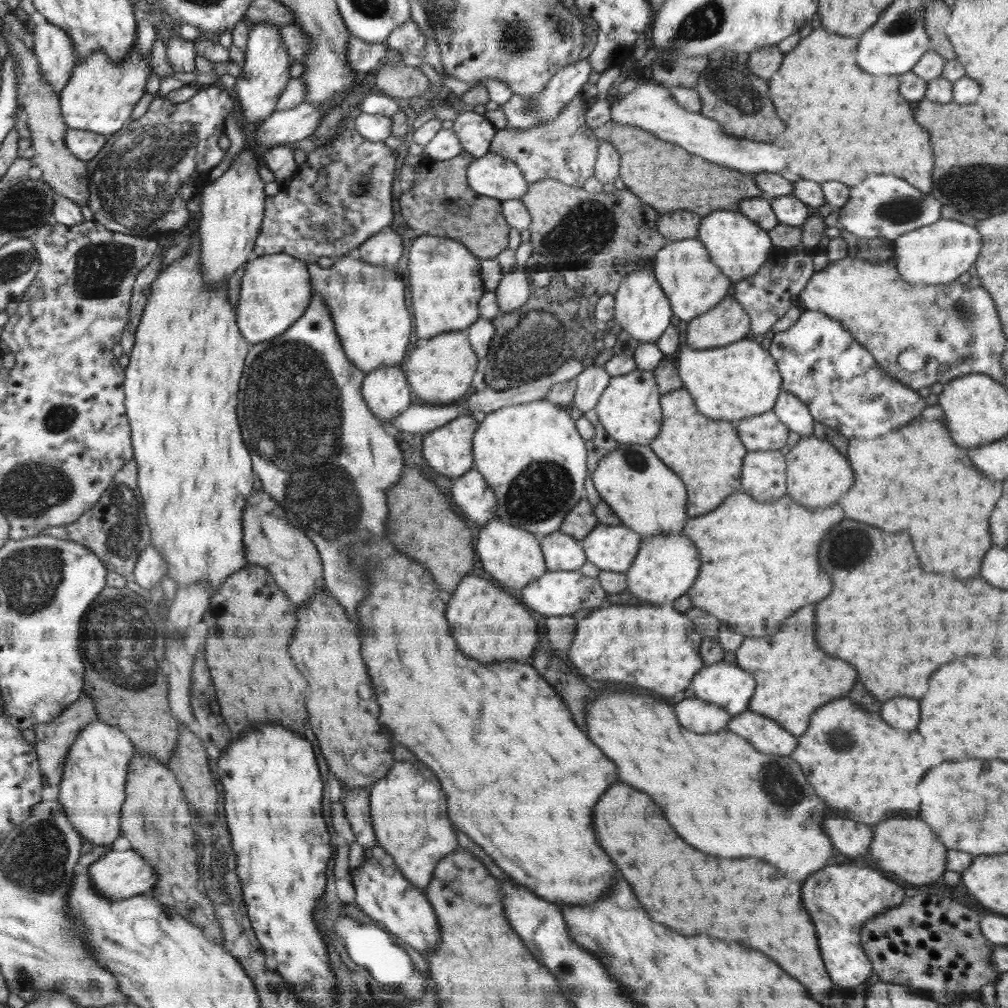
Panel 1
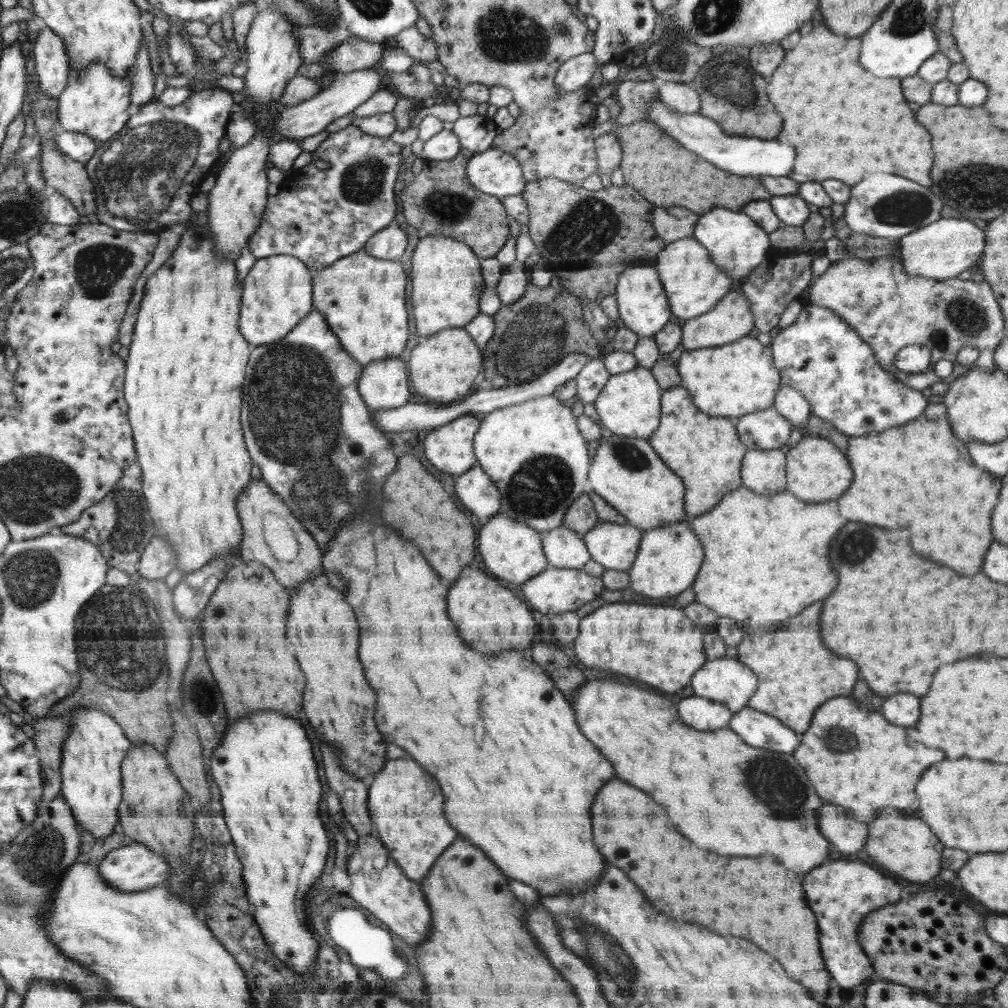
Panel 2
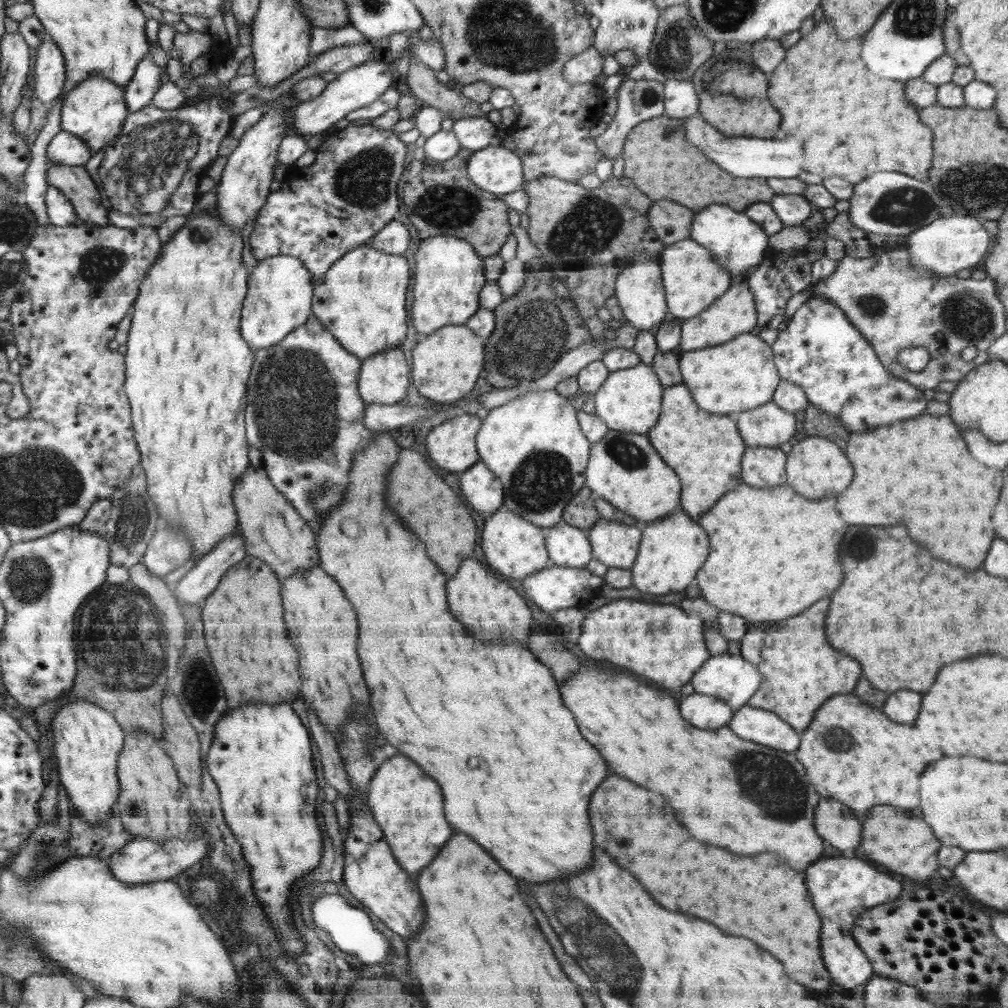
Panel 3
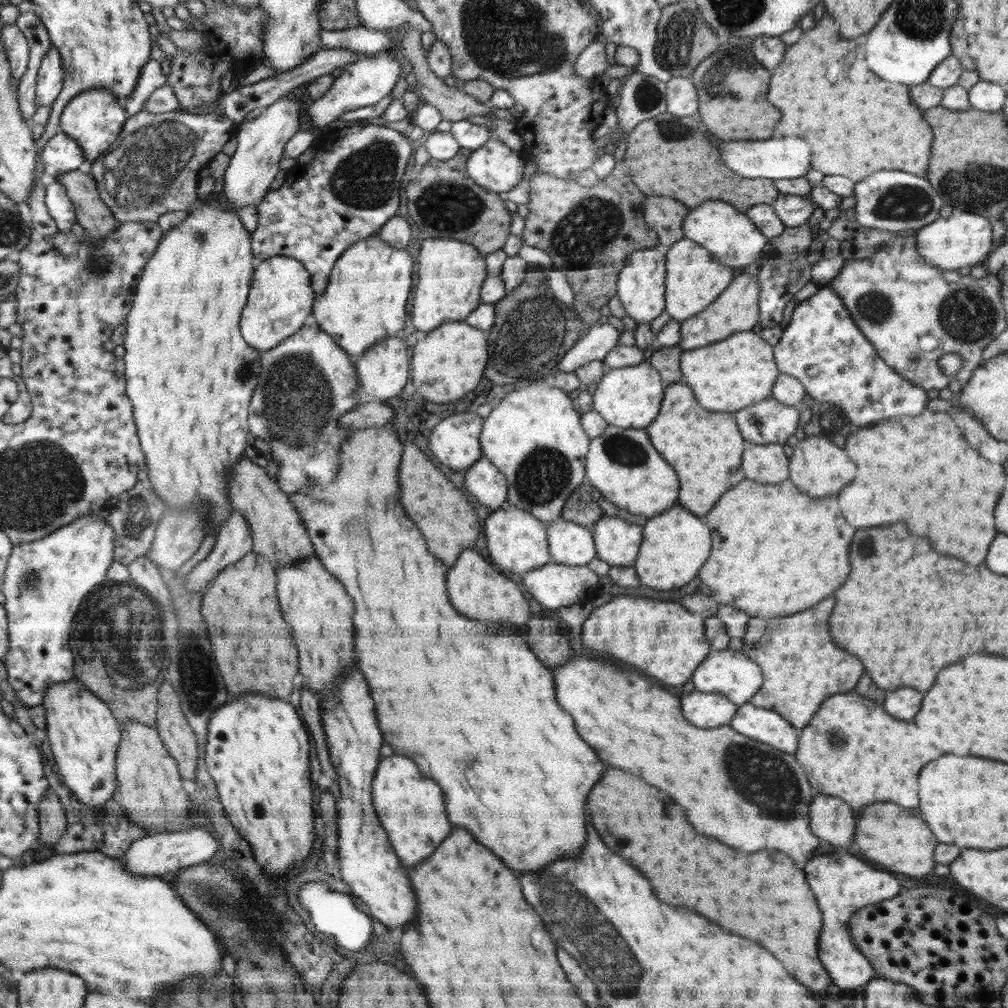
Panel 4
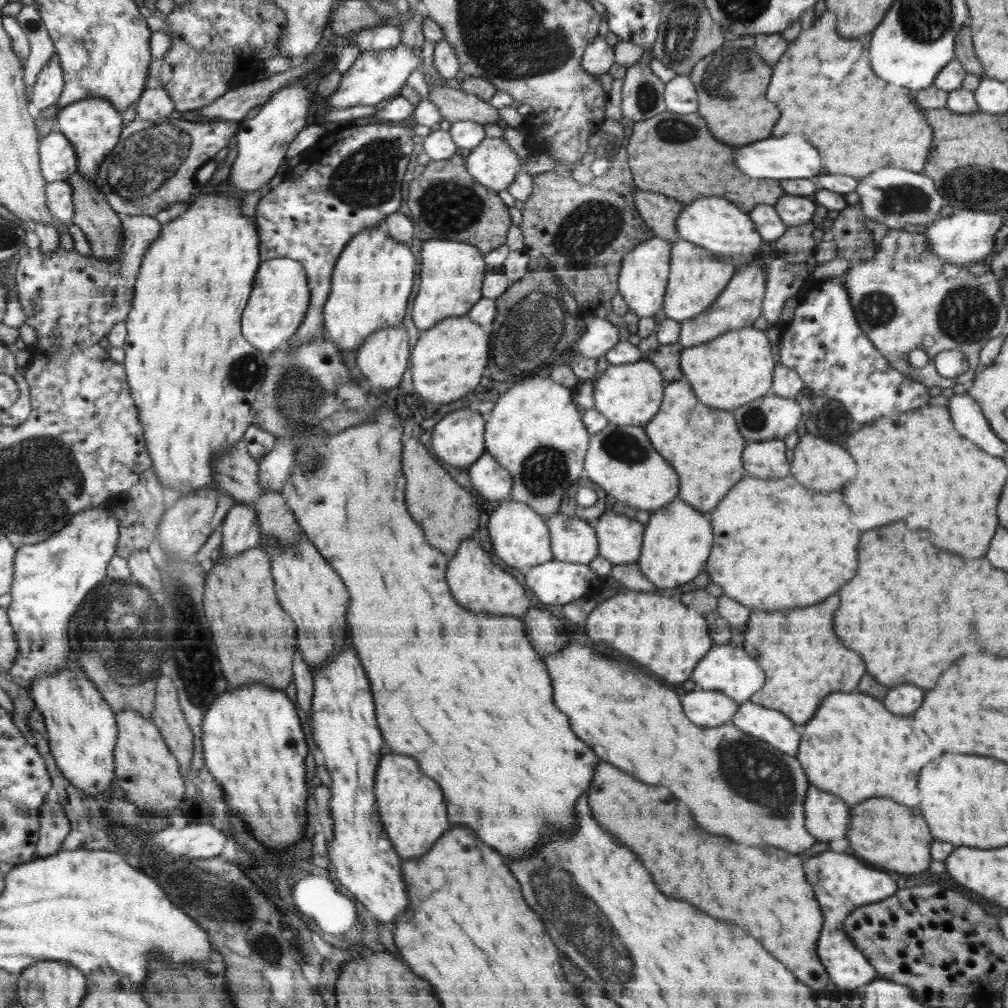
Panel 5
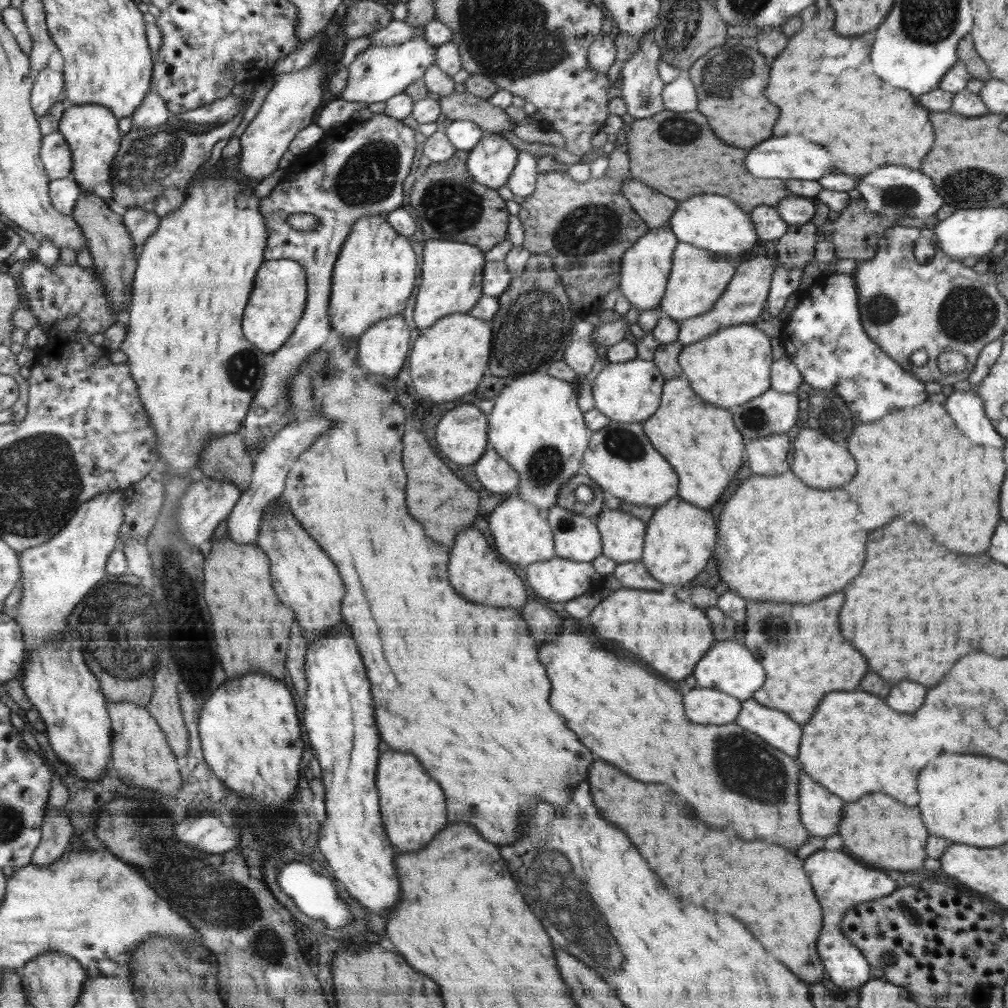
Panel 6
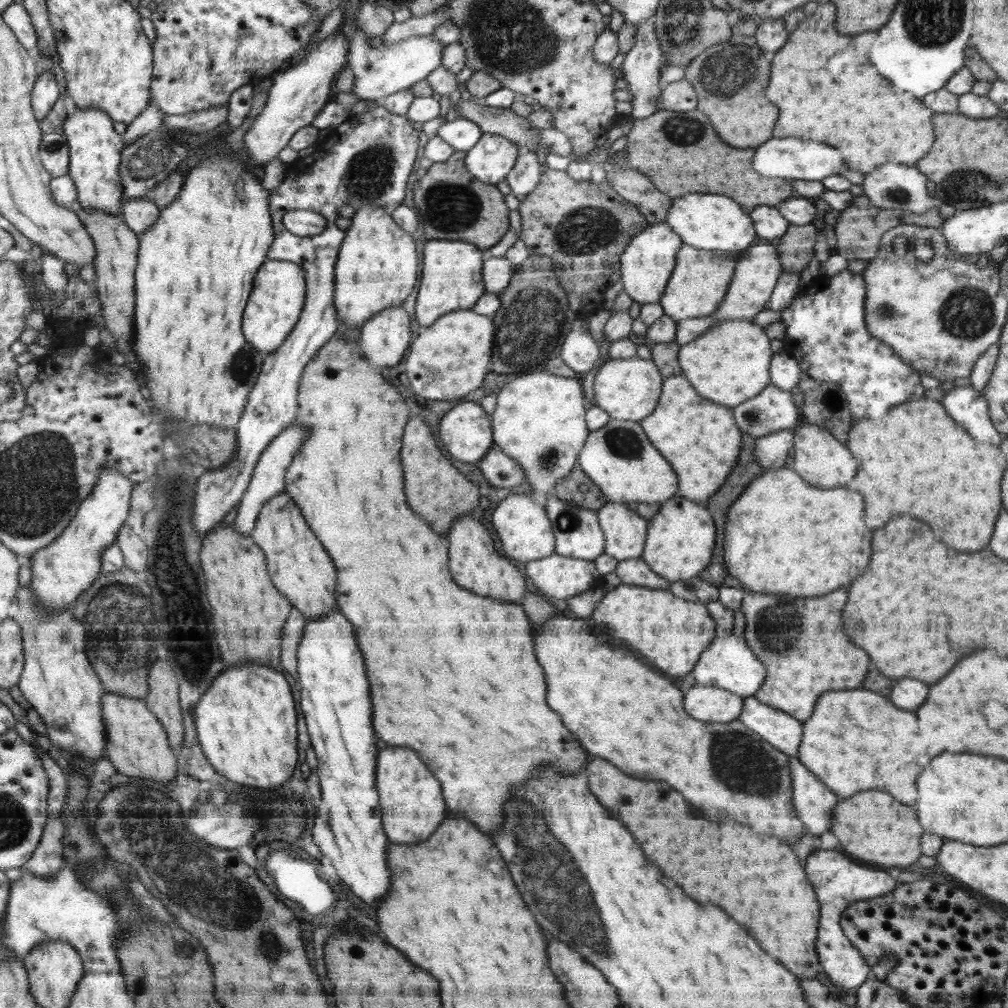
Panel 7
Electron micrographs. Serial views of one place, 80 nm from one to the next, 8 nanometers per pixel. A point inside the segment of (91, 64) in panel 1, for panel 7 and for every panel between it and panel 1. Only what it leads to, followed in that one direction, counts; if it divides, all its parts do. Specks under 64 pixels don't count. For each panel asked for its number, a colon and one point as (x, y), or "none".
2: (95, 103)
3: (95, 111)
4: (95, 118)
5: (93, 125)
6: (91, 129)
7: (96, 149)

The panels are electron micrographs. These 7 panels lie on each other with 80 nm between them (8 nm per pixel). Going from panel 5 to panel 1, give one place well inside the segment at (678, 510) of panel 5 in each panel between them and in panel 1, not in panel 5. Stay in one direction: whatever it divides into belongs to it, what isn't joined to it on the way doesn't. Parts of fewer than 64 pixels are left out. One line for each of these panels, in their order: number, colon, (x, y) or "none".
1: (666, 565)
2: (668, 559)
3: (672, 550)
4: (675, 544)

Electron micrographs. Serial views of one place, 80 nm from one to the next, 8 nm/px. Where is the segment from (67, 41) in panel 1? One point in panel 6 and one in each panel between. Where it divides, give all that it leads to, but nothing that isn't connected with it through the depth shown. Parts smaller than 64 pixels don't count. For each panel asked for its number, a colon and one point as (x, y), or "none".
2: (51, 60)
3: (49, 71)
4: (50, 74)
5: (47, 89)
6: (48, 83)

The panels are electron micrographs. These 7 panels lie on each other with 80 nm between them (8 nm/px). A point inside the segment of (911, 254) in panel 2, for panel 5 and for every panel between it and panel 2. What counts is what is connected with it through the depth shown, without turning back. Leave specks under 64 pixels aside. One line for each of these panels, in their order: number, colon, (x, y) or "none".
3: (947, 245)
4: (952, 242)
5: (968, 236)

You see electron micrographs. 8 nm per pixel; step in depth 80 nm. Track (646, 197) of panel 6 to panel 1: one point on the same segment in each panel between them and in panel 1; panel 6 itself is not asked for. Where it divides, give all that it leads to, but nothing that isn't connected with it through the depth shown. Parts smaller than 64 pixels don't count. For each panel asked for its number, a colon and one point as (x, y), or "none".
1: (678, 225)
2: (672, 224)
3: (672, 222)
4: (664, 215)
5: (659, 212)

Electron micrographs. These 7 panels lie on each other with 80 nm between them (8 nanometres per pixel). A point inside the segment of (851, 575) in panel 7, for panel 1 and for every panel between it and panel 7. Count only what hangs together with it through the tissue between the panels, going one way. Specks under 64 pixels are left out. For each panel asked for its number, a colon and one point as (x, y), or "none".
1: (760, 559)
2: (765, 557)
3: (773, 553)
4: (775, 551)
5: (777, 545)
6: (780, 541)

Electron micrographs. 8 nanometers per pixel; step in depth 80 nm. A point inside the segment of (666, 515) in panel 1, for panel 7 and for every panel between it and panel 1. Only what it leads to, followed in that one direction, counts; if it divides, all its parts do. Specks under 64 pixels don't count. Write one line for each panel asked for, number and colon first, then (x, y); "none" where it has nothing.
2: (626, 472)
3: (623, 468)
4: (621, 463)
5: (621, 459)
6: (620, 458)
7: (619, 458)

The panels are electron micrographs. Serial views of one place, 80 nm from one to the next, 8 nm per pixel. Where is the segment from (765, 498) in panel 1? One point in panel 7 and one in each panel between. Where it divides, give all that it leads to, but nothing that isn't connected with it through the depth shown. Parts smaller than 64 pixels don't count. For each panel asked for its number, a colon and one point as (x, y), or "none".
2: (763, 471)
3: (762, 467)
4: (767, 464)
5: (766, 459)
6: (767, 456)
7: (772, 450)

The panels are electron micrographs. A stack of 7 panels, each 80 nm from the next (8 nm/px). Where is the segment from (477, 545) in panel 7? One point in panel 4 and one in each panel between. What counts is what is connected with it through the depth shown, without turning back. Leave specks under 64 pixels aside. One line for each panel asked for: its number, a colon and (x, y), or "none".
4: (478, 590)
5: (476, 580)
6: (476, 572)

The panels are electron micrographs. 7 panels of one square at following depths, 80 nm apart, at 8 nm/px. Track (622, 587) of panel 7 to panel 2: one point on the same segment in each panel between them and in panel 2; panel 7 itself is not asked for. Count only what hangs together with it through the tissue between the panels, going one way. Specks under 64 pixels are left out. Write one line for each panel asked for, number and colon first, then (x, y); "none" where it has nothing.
2: (657, 645)
3: (661, 642)
4: (661, 638)
5: (658, 630)
6: (660, 629)

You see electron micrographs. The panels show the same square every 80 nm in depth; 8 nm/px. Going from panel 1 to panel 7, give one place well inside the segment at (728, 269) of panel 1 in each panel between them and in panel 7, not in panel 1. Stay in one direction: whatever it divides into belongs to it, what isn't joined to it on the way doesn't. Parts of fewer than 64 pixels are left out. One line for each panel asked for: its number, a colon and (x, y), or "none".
2: (736, 244)
3: (738, 244)
4: (734, 241)
5: (715, 224)
6: (713, 223)
7: (711, 221)

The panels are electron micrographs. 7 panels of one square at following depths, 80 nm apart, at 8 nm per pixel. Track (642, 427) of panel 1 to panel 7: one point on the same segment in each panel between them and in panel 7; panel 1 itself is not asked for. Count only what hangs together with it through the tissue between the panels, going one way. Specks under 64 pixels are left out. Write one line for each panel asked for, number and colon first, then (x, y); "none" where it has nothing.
2: (630, 404)
3: (629, 400)
4: (629, 397)
5: (630, 394)
6: (631, 391)
7: (629, 389)

